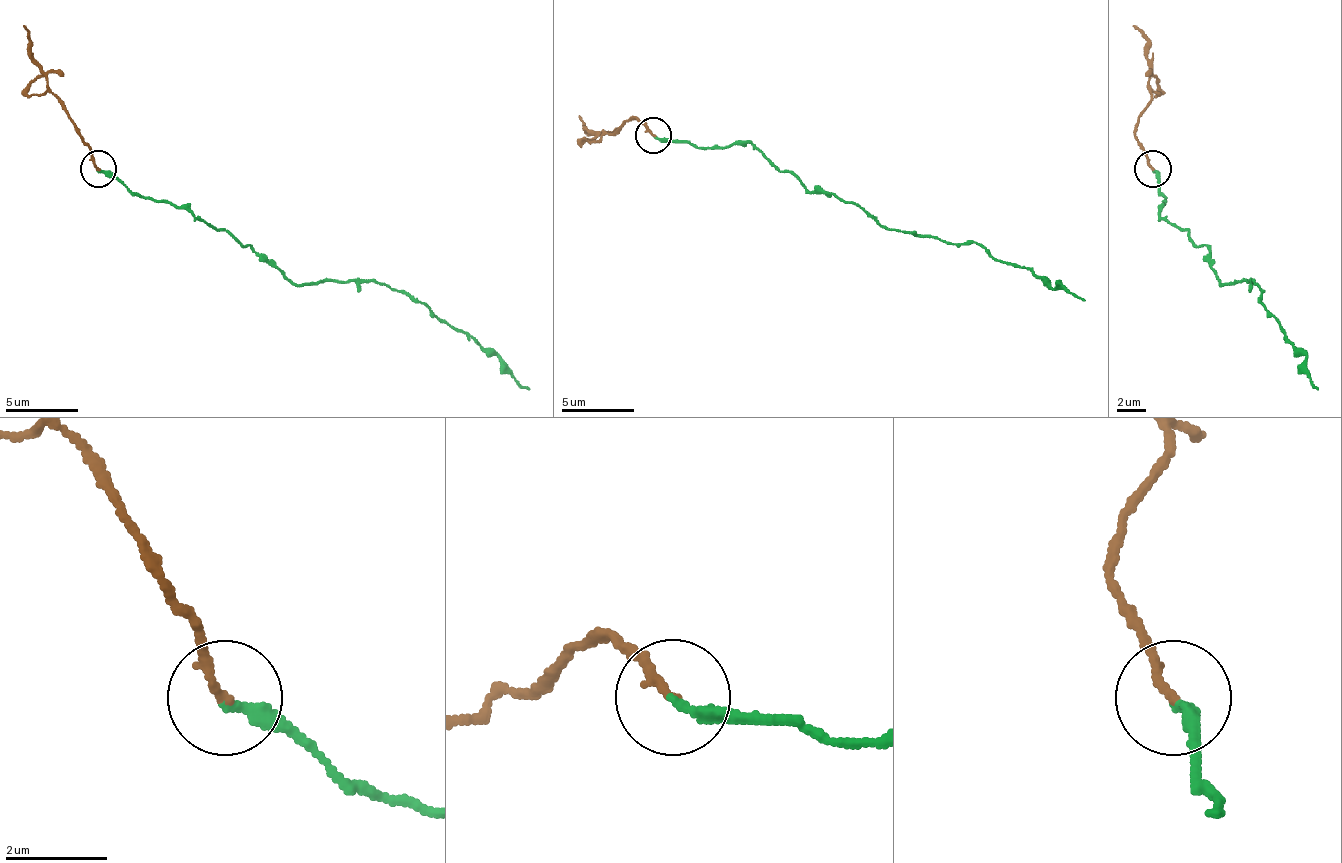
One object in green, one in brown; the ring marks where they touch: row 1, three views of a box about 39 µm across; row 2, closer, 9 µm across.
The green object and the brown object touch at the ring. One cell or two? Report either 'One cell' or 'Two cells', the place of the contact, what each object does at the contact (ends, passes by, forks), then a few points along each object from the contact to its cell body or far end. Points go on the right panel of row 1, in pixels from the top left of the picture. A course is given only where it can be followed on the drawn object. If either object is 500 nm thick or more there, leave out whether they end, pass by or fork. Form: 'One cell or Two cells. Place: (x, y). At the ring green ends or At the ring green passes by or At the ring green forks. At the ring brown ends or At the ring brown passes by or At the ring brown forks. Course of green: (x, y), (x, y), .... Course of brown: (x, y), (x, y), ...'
One cell. Place: (1152, 169). At the ring green ends. At the ring brown ends. Course of green: (1153, 169), (1161, 213), (1208, 249), (1222, 285), (1262, 289), (1317, 391). Course of brown: (1153, 169), (1135, 137), (1150, 101), (1150, 61), (1146, 39), (1132, 24)

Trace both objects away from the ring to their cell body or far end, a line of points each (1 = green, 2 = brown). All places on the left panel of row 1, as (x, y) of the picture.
1: (97, 169), (115, 173), (140, 195), (195, 213), (300, 285), (376, 282), (405, 289), (474, 336), (528, 391)
2: (97, 169), (82, 137), (35, 61), (32, 39), (24, 24)

